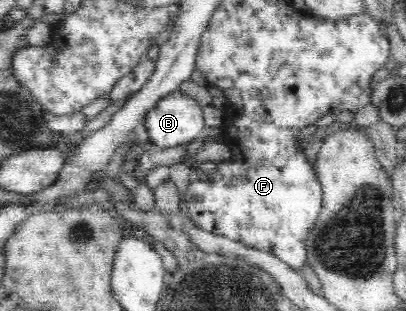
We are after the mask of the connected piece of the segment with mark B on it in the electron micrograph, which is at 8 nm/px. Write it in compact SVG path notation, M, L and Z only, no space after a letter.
M179 89L161 96L144 117L149 139L158 148L191 143L206 127L202 108L196 99Z

